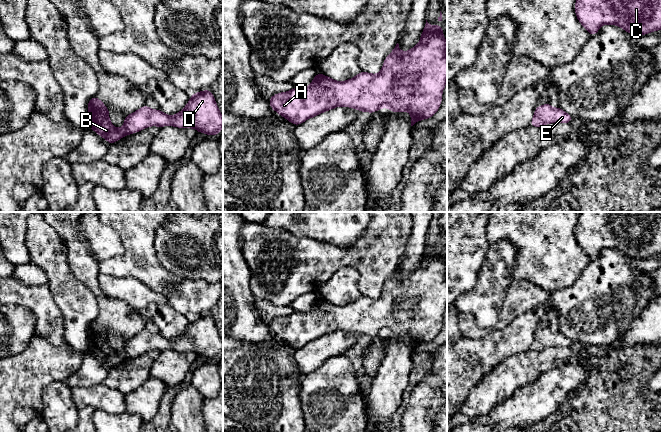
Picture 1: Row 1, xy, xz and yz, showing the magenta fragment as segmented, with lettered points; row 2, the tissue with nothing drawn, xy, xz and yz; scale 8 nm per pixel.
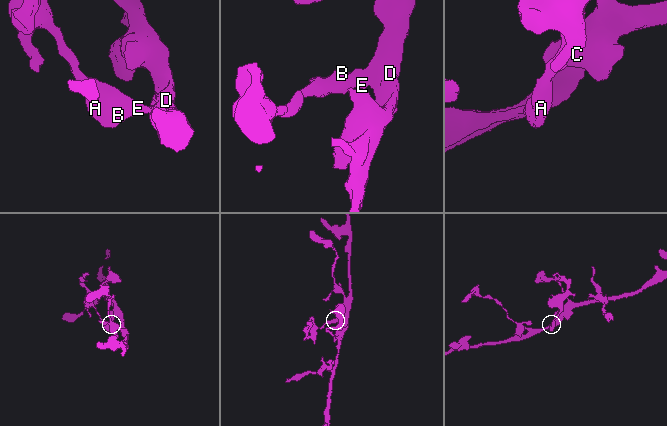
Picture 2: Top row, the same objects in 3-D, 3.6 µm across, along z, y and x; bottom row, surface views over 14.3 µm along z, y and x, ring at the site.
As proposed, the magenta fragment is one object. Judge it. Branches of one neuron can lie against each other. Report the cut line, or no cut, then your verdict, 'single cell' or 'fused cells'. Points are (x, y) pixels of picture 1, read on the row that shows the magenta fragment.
no cut | single cell

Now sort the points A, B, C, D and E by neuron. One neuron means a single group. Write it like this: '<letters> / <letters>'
A B C D E

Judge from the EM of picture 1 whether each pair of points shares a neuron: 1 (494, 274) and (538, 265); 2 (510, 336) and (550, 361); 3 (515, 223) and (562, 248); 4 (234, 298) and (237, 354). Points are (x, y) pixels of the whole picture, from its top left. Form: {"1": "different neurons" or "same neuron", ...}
{"1": "different neurons", "2": "different neurons", "3": "same neuron", "4": "different neurons"}

